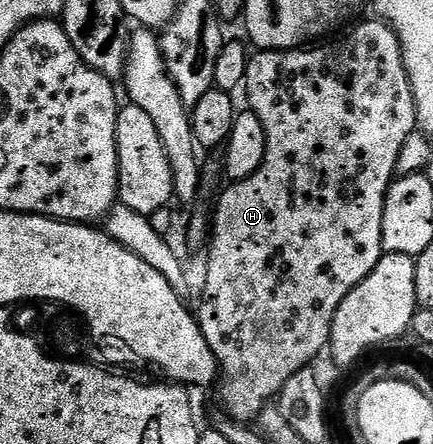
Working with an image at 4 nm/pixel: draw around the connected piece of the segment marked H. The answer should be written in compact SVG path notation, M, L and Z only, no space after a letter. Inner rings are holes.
M375 20L376 22L360 22L357 21L351 27L352 31L345 36L341 42L332 42L329 46L317 45L315 48L297 48L294 50L265 50L263 52L256 52L251 55L248 63L248 71L244 77L244 85L242 87L243 93L248 93L247 105L250 107L252 113L258 116L258 120L262 120L262 128L266 128L266 156L262 160L262 164L258 168L258 172L254 172L246 180L241 182L233 182L225 185L224 195L220 198L220 203L216 206L216 222L211 223L210 226L210 245L208 250L208 283L204 286L204 303L198 309L198 321L200 324L200 331L202 336L206 336L206 344L210 344L210 352L214 352L216 357L216 365L218 367L218 387L220 386L220 402L223 413L227 414L229 418L235 418L237 422L248 424L256 418L264 410L264 405L268 401L275 399L279 395L280 389L286 384L286 380L290 380L290 376L294 376L294 372L303 370L313 365L312 361L319 356L320 353L325 353L326 347L329 345L332 336L332 321L338 312L338 304L342 304L342 300L346 300L346 296L358 284L362 284L362 280L366 280L366 276L370 276L370 272L374 272L374 268L378 264L378 260L384 254L382 248L382 212L386 204L386 192L389 186L394 181L396 174L396 165L398 164L398 152L402 152L402 144L406 144L406 136L410 136L417 129L416 124L416 105L414 104L414 96L410 88L410 80L408 73L404 67L402 60L402 48L398 36L388 27L388 23L383 20Z

